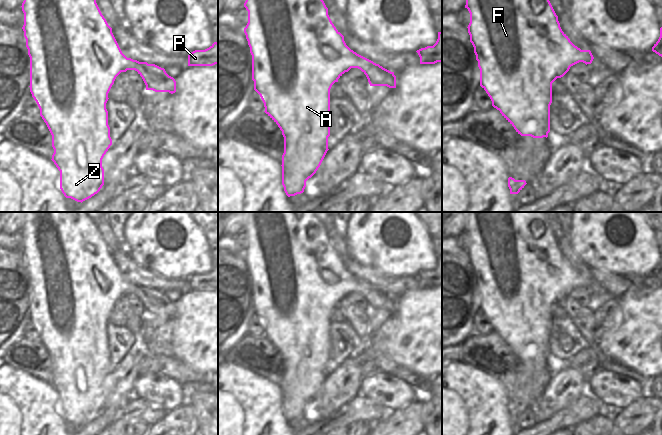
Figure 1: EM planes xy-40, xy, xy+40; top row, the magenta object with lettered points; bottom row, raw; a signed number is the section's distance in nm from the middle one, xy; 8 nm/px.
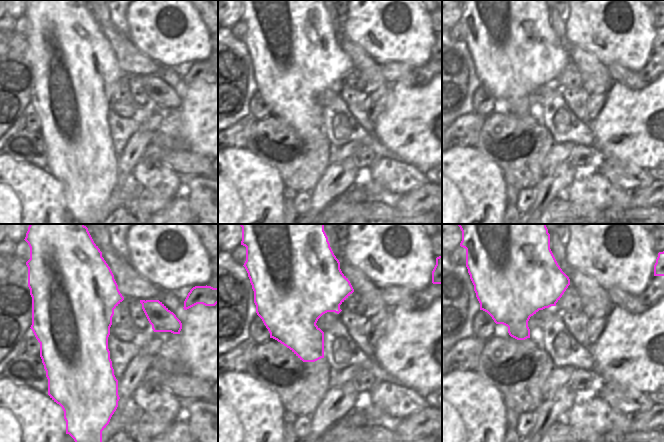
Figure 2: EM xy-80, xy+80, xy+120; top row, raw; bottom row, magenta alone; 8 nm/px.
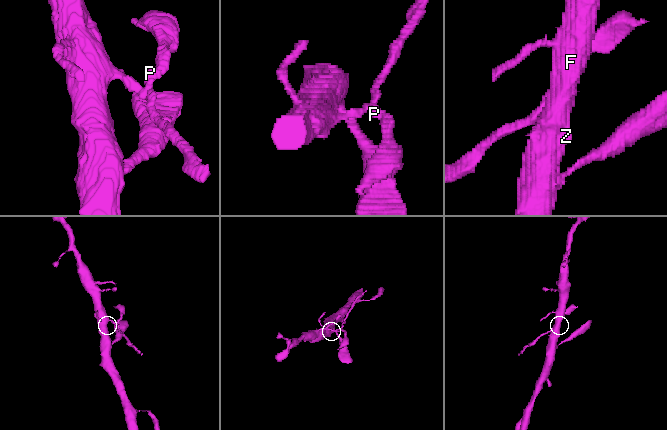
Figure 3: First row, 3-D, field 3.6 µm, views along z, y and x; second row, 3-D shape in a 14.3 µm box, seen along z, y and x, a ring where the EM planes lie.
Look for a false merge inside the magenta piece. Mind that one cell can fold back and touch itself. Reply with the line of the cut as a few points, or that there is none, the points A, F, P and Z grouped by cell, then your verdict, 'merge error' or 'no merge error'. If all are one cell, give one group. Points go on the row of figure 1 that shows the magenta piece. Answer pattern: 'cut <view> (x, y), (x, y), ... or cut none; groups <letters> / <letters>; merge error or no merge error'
cut xy (375, 63), (358, 68); groups A F Z / P; merge error

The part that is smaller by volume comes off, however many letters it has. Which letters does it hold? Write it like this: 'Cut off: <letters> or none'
Cut off: P

